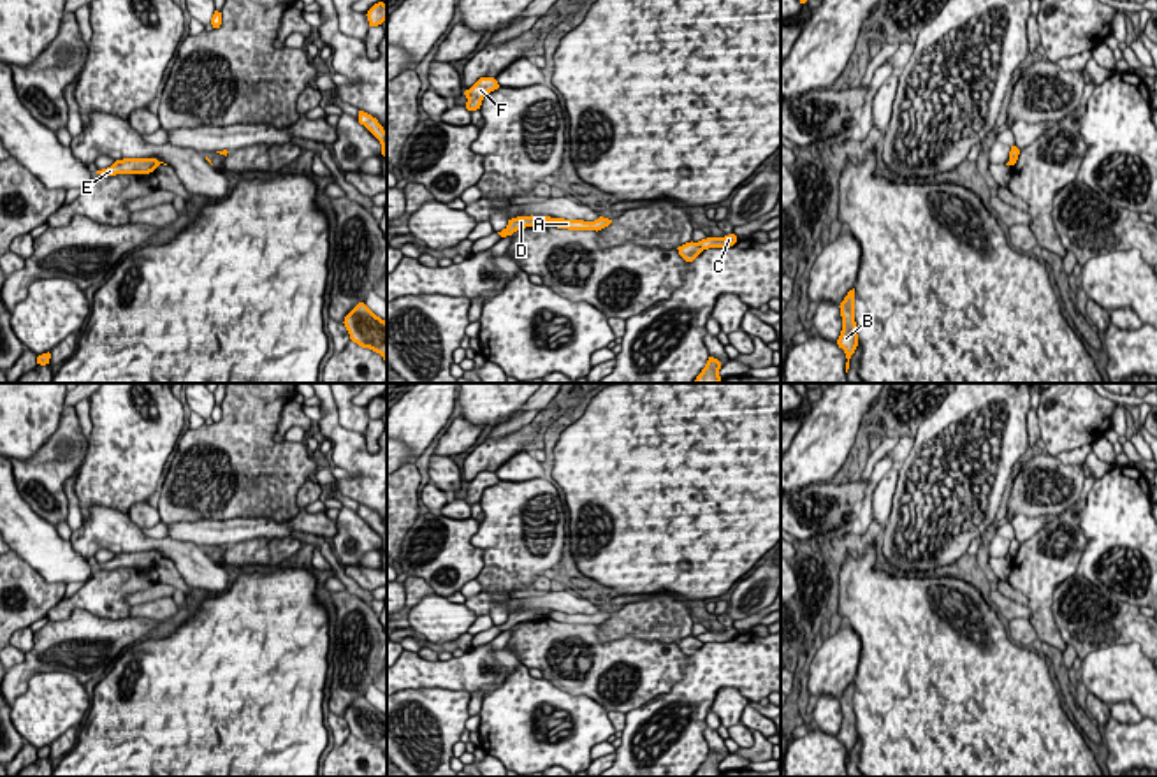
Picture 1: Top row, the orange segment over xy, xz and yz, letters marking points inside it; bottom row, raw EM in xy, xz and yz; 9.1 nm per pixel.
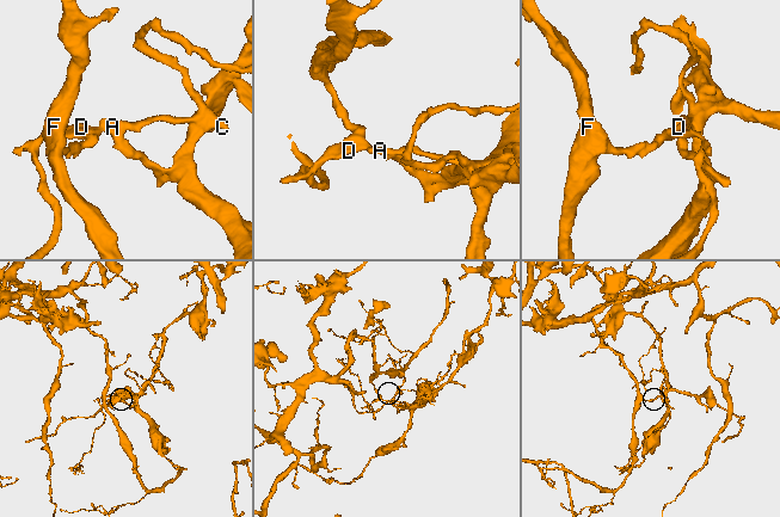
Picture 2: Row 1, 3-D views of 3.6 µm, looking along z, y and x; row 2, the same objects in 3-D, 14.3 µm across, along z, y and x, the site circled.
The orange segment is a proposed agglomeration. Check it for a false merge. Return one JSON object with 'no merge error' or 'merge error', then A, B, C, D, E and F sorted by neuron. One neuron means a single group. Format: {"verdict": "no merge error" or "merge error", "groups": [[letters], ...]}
{"verdict": "merge error", "groups": [["A", "C"], ["B", "D", "E", "F"]]}

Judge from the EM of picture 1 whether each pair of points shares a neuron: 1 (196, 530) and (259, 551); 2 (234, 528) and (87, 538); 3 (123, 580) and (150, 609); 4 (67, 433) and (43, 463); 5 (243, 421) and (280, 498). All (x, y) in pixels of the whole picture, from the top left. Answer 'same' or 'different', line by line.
1: different
2: different
3: different
4: same
5: same

